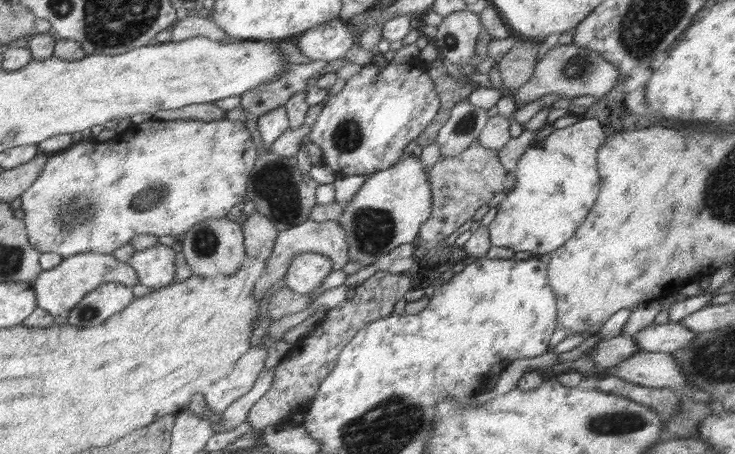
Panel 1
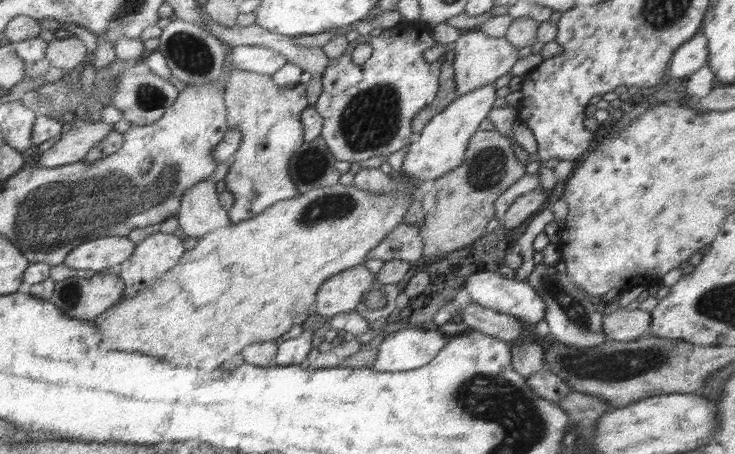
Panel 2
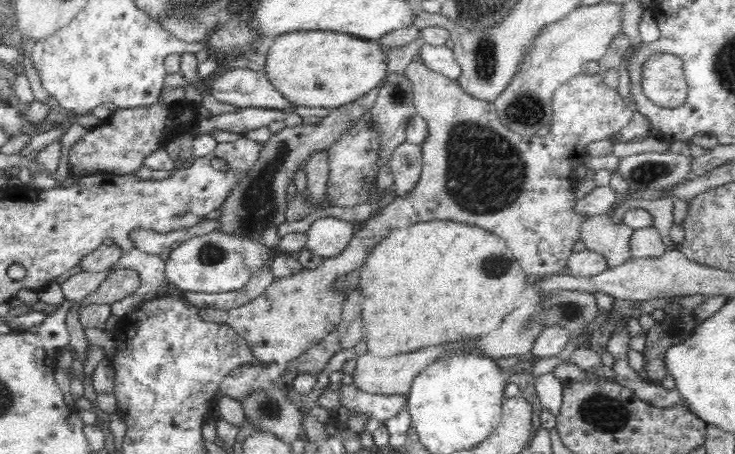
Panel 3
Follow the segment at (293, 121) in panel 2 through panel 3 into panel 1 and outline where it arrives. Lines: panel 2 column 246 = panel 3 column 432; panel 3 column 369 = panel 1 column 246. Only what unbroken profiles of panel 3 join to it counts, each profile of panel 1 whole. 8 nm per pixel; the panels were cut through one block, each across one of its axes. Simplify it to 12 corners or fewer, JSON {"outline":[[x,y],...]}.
{"outline":[[264,214],[244,221],[245,253],[268,259],[278,230]]}

